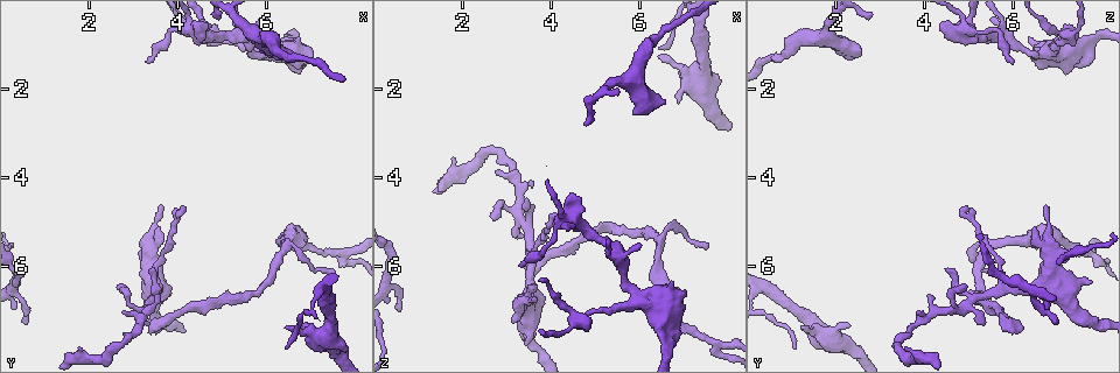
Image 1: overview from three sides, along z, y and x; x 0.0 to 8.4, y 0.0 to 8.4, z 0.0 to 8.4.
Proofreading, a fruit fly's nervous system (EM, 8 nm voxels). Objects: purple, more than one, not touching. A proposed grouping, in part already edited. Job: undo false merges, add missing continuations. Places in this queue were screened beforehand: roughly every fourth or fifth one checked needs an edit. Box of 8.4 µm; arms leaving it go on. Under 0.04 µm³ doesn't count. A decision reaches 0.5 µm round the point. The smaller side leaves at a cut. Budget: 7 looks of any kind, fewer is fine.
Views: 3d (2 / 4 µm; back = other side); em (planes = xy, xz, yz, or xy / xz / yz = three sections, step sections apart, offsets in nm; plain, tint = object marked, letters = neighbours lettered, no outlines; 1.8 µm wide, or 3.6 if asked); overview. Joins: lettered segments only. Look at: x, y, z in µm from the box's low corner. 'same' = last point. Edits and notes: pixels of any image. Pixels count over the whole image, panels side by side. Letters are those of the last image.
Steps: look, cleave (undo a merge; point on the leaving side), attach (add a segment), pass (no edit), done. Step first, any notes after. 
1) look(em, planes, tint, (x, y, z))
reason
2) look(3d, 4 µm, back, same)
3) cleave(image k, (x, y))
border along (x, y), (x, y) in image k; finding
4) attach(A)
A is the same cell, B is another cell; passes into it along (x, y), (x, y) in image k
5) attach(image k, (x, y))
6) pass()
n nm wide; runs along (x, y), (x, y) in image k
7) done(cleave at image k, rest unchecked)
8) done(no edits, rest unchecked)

look(em, xy, step 16, tint, (3.50, 6.50, 6.05))
thick turns thin

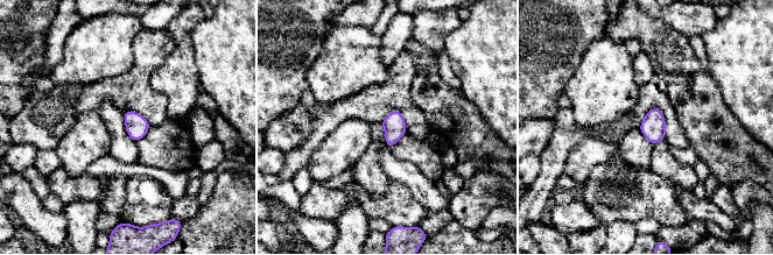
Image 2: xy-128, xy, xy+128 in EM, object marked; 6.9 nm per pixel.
look(em, xy, step 16, letters, same)

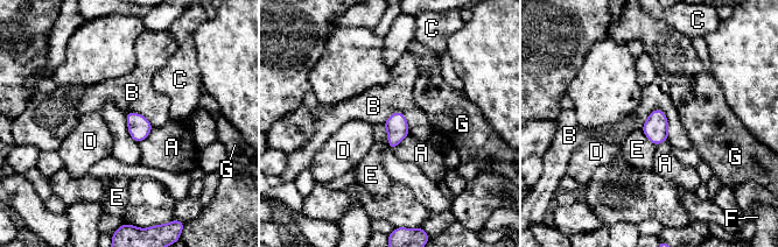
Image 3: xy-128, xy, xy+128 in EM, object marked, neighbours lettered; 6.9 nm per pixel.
pass()
160 nm wide; A, B, C, D, E, F and G are other cells; one cell here

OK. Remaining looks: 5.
look(3d, 2 µm, (4.55, 0.75, 5.00))
sharp bend

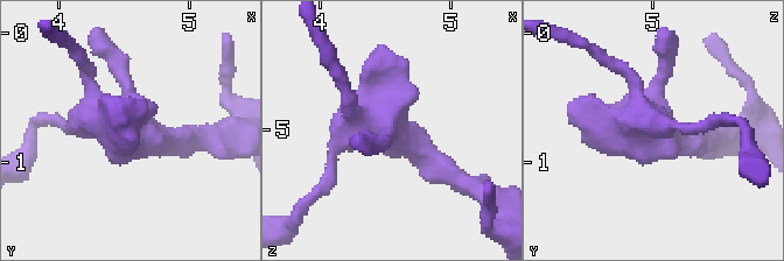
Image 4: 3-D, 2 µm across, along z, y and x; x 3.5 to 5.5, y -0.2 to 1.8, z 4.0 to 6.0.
look(em, yz, step 4, letters, (4.48, 0.70, 4.98))
need the tissue

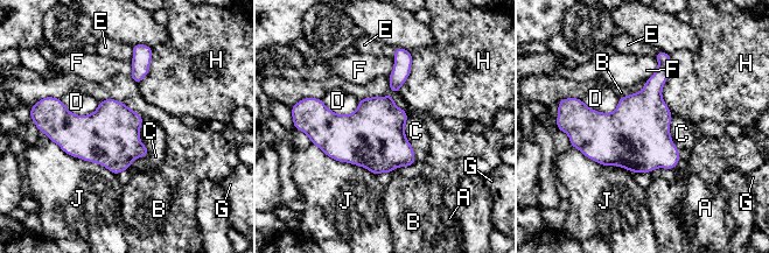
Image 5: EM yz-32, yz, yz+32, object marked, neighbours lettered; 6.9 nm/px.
look(em, xz, step 8, letters, same)

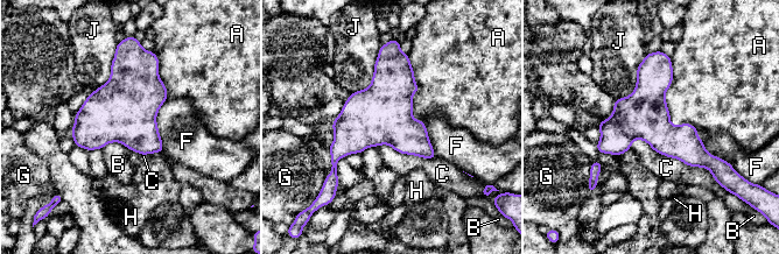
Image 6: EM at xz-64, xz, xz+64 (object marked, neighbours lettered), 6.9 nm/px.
pass()
A touches over 550 nm; A, B, C, F, G, H and J are other cells; border along (652, 148), (704, 167), (715, 181) in image 6; continuous, no second cell

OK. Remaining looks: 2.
look(em, planes, letters, (6.40, 7.40, 1.20))
an open end

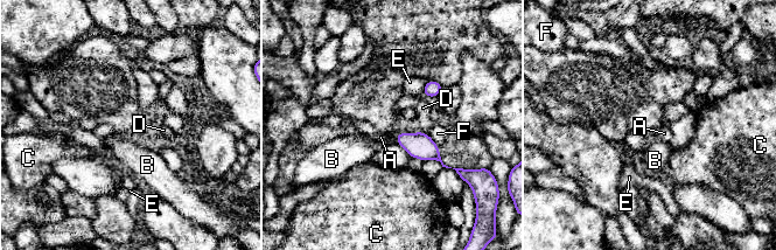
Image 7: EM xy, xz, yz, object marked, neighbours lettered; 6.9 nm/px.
pass()
A, B, C, D, E and F are other cells; border along (399, 132), (396, 141) in image 7; no lettered segment goes on from it

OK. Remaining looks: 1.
done(no edits, rest unchecked)

